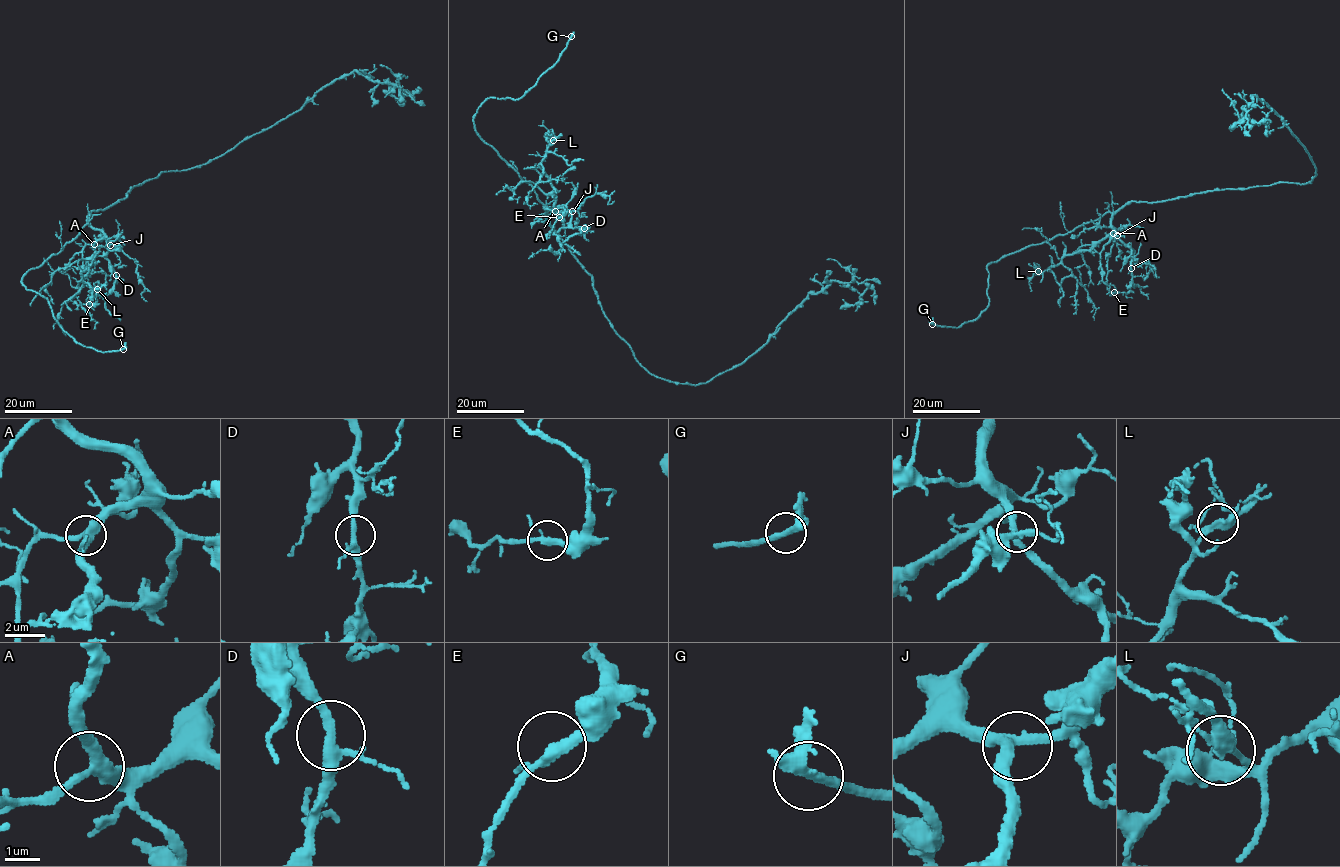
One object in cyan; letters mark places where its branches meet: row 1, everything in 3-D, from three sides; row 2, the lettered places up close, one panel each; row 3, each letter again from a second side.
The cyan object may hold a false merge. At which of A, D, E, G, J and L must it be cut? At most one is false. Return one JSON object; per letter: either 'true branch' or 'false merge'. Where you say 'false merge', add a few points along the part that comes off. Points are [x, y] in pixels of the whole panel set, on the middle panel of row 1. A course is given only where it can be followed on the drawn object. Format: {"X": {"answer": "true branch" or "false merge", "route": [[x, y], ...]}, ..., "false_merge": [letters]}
{"A": {"answer": "true branch"}, "D": {"answer": "true branch"}, "E": {"answer": "true branch"}, "G": {"answer": "true branch"}, "J": {"answer": "true branch"}, "L": {"answer": "true branch"}, "false_merge": []}

